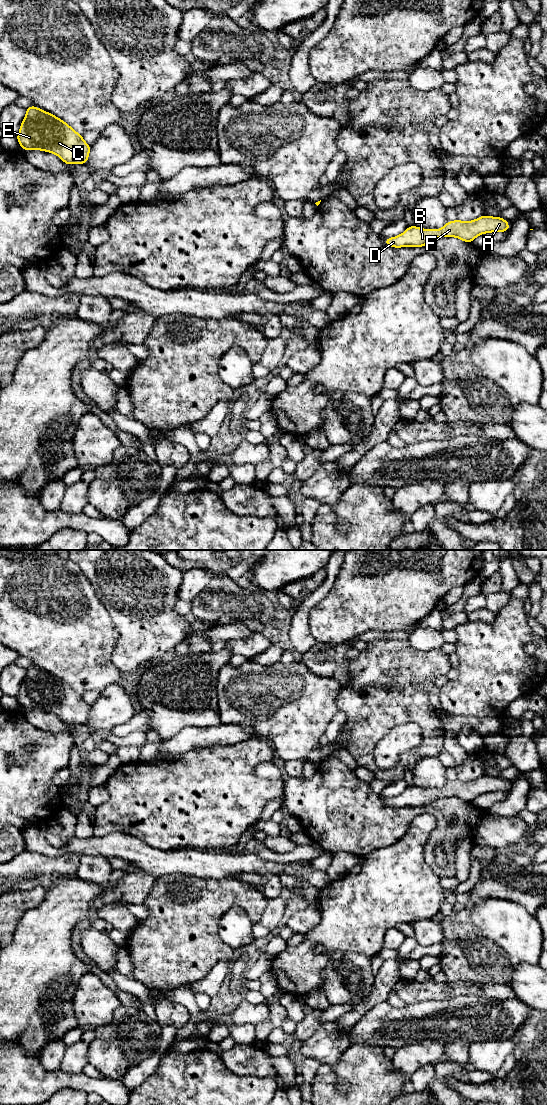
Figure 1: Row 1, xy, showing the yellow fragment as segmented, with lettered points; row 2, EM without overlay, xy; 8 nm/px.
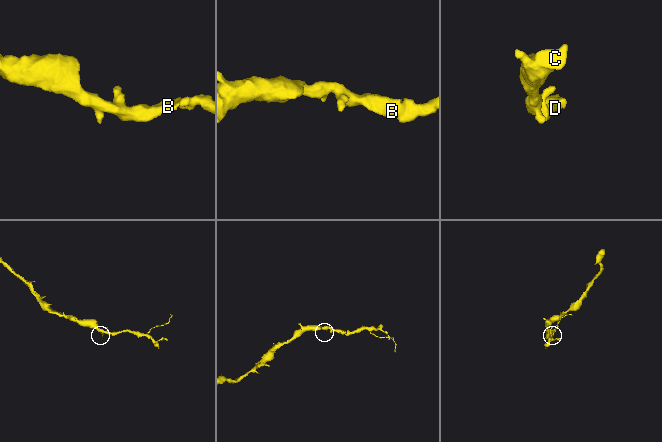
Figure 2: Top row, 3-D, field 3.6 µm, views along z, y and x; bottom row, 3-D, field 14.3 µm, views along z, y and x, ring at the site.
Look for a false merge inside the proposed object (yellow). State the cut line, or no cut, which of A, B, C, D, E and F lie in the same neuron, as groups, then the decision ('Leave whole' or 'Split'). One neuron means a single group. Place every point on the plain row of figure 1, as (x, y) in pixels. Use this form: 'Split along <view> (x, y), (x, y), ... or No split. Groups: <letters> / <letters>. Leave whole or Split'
No split. Groups: A B C D E F. Leave whole

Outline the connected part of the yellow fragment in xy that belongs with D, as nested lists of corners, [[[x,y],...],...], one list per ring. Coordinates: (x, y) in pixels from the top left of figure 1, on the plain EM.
[[[482,775],[471,781],[459,779],[448,781],[440,789],[424,789],[415,785],[407,787],[398,796],[384,799],[384,803],[393,808],[424,807],[439,797],[455,797],[466,803],[472,803],[476,797],[485,793],[507,792],[509,782],[499,776]]]

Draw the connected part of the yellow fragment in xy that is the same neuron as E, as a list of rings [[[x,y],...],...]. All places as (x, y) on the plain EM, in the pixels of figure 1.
[[[31,665],[16,696],[22,710],[41,710],[58,716],[66,725],[87,724],[91,706],[57,676]]]

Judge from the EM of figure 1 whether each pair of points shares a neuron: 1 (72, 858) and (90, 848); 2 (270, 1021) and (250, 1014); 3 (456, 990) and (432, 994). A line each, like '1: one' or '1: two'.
1: two
2: two
3: one

